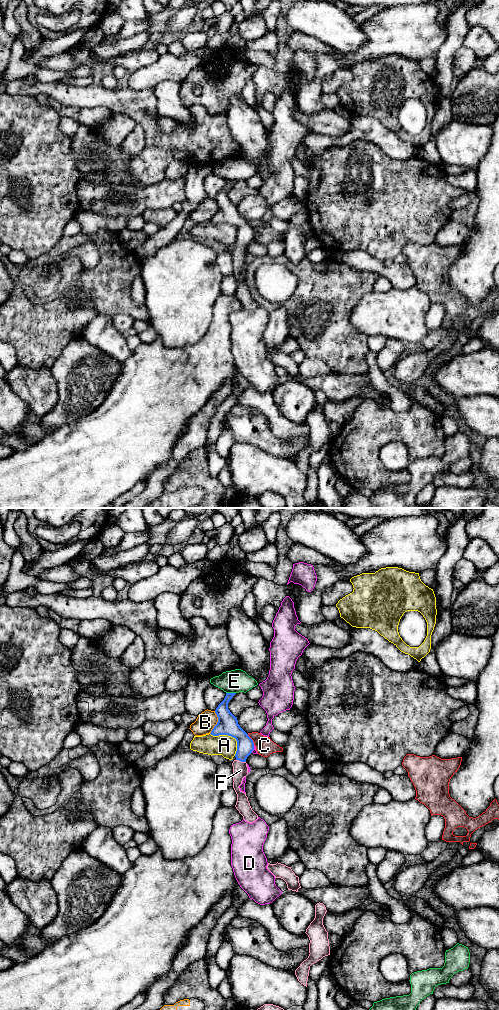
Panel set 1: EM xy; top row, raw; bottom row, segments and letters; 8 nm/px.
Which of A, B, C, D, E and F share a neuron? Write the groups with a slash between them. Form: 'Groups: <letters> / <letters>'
Groups: A / B / C / D / E / F

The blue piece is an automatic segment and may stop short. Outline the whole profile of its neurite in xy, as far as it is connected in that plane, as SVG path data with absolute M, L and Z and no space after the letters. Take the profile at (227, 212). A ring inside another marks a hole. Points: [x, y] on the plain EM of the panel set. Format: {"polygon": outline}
{"polygon": "M226 181L224 188L216 196L215 201L218 205L218 210L210 222L213 224L228 223L237 229L236 247L232 251L233 276L237 282L235 295L245 309L253 311L258 307L258 303L252 298L246 281L242 280L239 274L242 272L243 266L248 263L246 247L254 238L254 230L240 215L237 205L228 197L228 191L235 182Z"}

